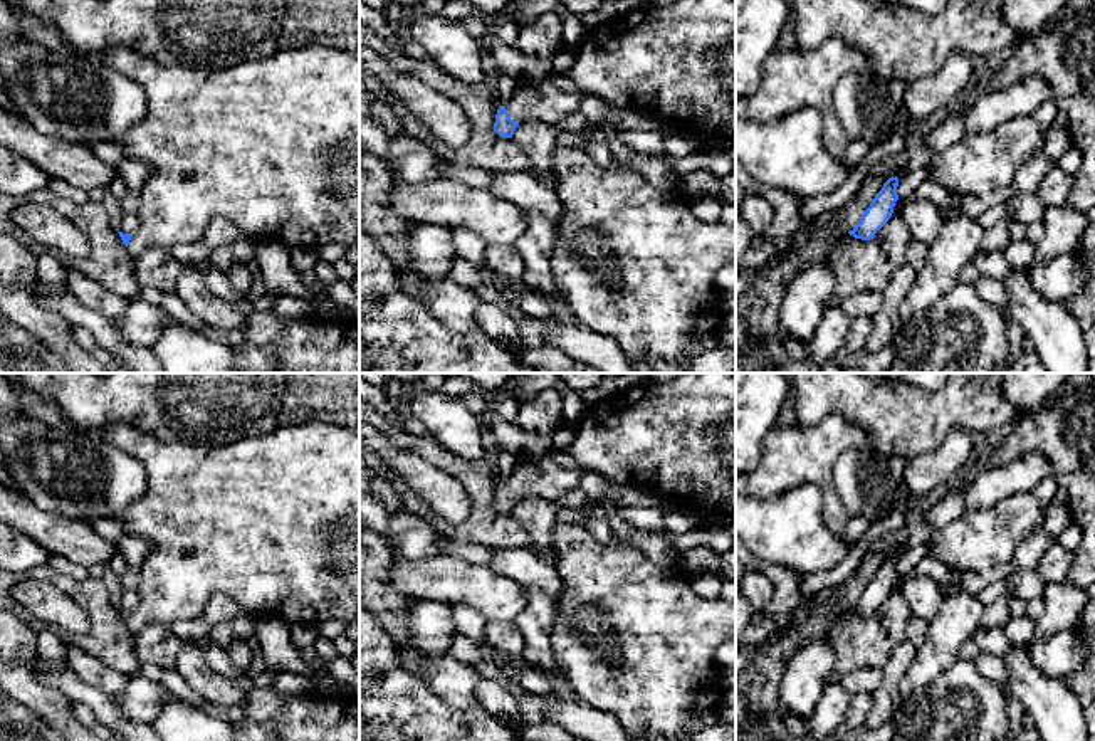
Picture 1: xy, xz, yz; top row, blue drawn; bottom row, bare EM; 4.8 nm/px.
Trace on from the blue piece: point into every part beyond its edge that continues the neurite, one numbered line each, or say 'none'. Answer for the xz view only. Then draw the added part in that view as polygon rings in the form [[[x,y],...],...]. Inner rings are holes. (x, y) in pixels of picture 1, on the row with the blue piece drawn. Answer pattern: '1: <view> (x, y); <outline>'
1: xz (677, 63); [[[675,0],[665,7],[640,5],[586,30],[574,52],[576,62],[564,77],[576,89],[559,89],[554,77],[537,86],[519,86],[506,104],[511,119],[519,124],[544,121],[558,126],[566,114],[579,108],[579,96],[586,94],[621,109],[648,113],[680,129],[702,133],[707,139],[736,141],[736,0]]]

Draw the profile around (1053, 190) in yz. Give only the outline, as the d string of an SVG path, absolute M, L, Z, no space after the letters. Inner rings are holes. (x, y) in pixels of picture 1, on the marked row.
M1055 166L1043 176L1035 193L1041 203L1050 208L1066 205L1073 188L1073 175L1068 175L1060 166Z

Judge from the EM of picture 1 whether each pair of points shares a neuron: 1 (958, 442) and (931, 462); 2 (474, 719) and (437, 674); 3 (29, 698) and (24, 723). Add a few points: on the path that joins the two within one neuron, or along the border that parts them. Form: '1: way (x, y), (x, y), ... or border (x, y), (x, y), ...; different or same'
1: way (951, 449), (937, 462); same
2: border (429, 686), (452, 704), (477, 706); different
3: border (17, 699), (49, 723); different

